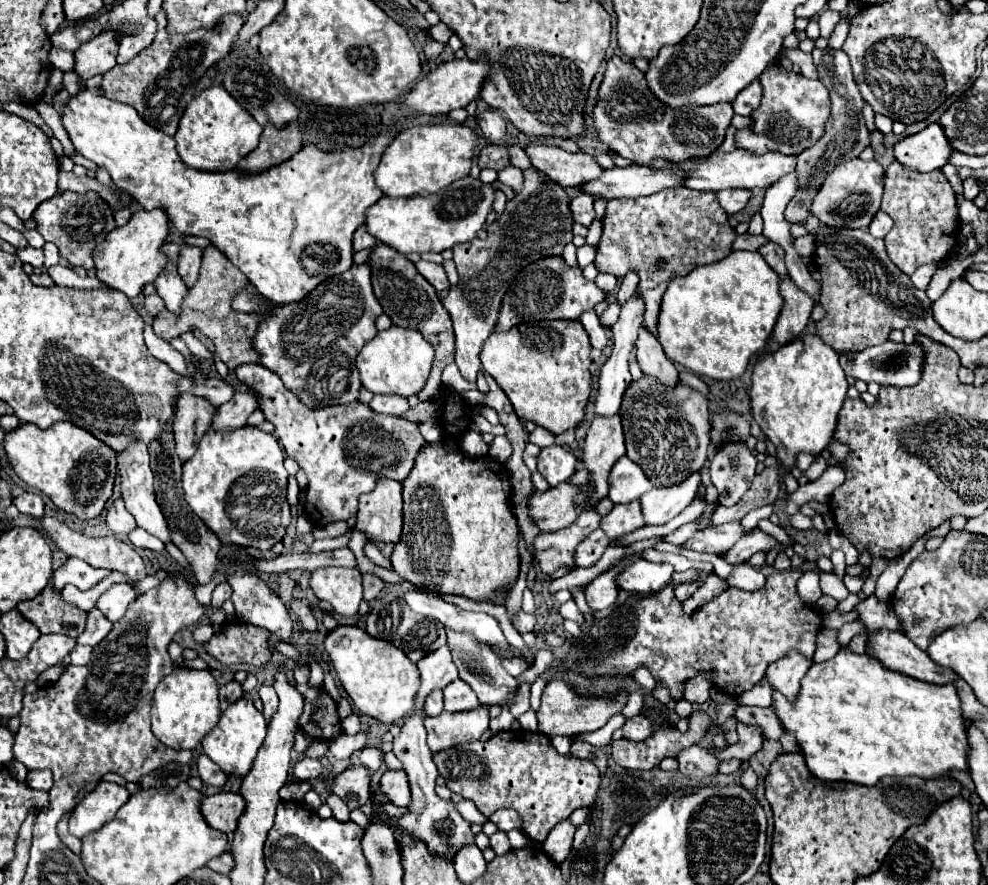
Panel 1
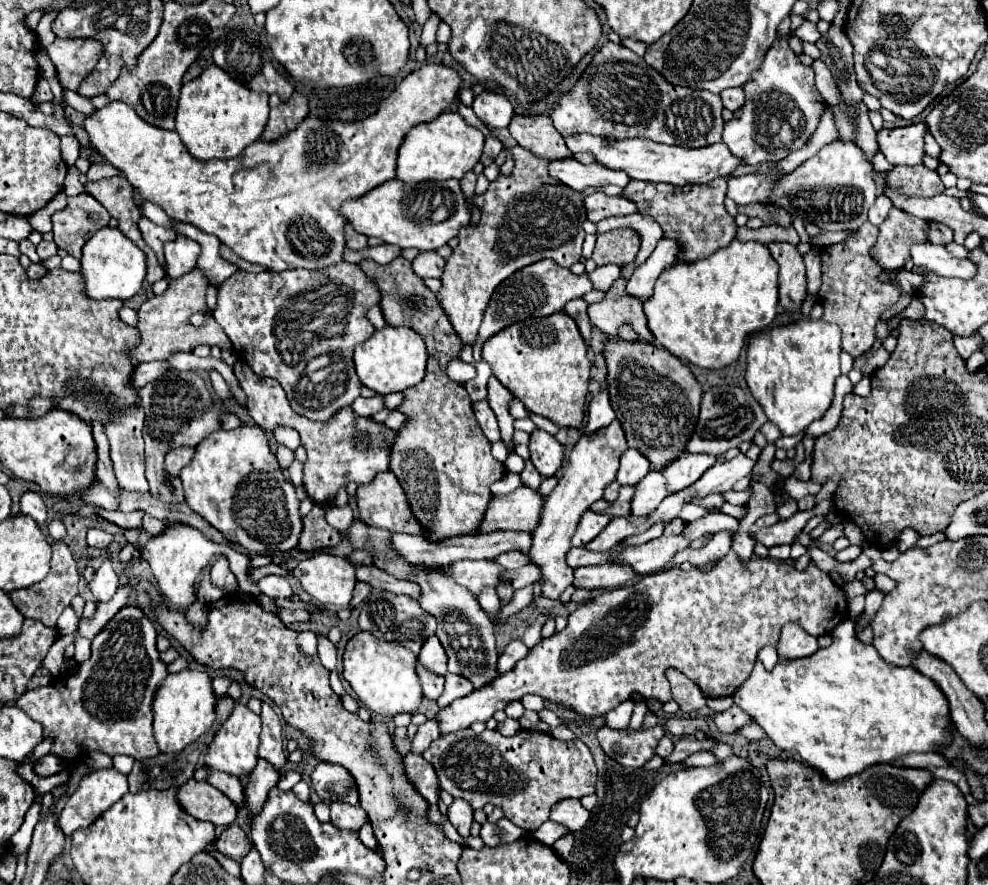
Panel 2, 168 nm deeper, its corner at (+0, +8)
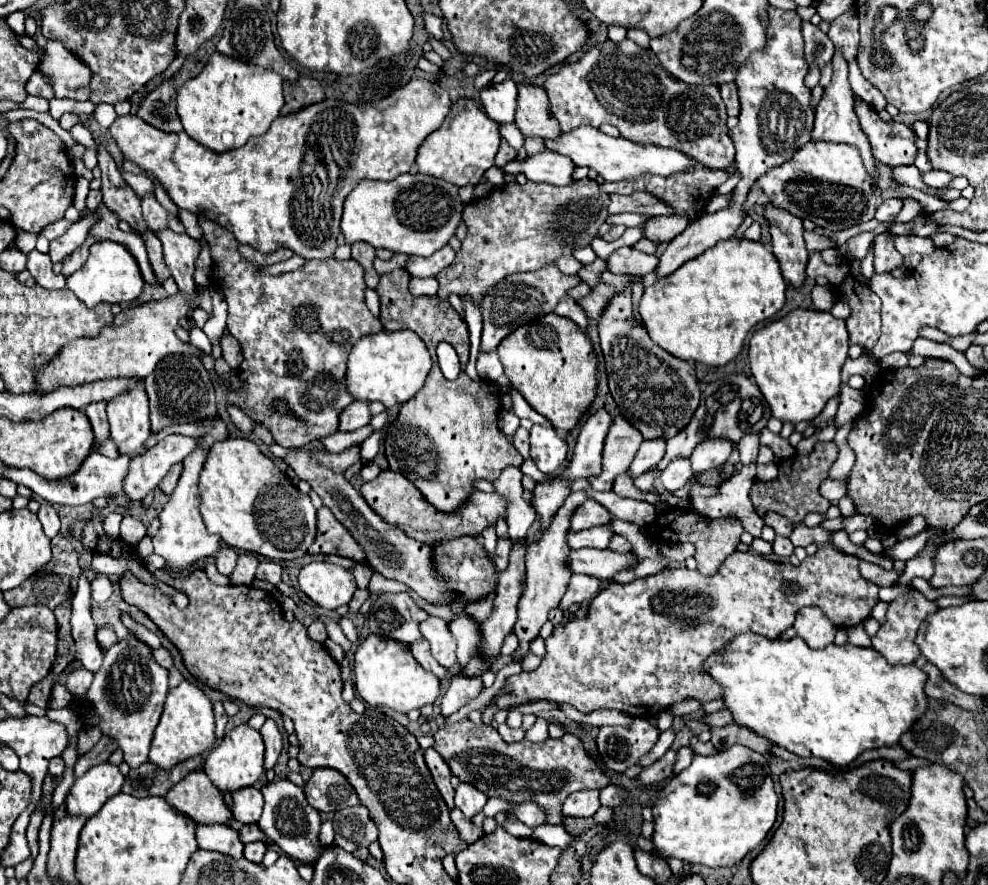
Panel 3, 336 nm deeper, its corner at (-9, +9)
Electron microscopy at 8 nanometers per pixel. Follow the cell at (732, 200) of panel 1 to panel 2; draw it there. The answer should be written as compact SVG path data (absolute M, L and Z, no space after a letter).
M833 141L825 145L815 157L807 159L799 169L783 173L777 183L773 183L767 173L749 173L743 177L731 177L727 197L737 205L761 203L761 205L781 205L793 217L801 217L807 223L817 225L821 231L843 231L859 229L867 221L867 209L875 201L875 181L869 161L863 157L851 141Z

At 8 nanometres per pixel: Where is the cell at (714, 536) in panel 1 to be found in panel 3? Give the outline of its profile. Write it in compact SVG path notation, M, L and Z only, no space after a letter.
M582 548L572 550L570 556L570 568L576 574L588 574L602 580L612 580L620 570L632 570L638 564L638 556L634 552L614 552L610 548L606 550L594 550L594 548Z

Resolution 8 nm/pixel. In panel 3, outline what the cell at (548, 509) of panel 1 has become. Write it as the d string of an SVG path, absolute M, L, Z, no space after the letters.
M382 470L378 478L364 482L360 492L364 500L368 502L368 506L380 518L384 518L388 524L404 530L408 536L422 540L426 544L434 544L440 540L452 540L460 536L480 536L482 530L486 530L488 526L496 526L498 518L500 516L506 518L506 512L508 512L508 500L504 496L496 492L484 494L476 490L476 494L472 494L472 500L468 500L468 504L464 504L460 512L442 514L436 508L432 508L432 504L428 504L424 496L420 496L420 490L410 480L406 480L400 472L394 472L394 470Z

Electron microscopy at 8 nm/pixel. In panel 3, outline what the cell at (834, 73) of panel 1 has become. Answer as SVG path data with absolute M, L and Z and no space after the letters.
M844 12L838 16L834 22L830 22L830 32L828 32L834 48L842 52L846 62L856 60L858 46L860 46L860 34L858 34L858 20L856 12Z

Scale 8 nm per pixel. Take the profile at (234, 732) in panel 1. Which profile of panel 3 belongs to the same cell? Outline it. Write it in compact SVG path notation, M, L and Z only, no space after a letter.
M240 724L226 732L220 746L214 748L204 760L204 772L214 782L218 790L238 790L244 786L252 786L264 772L264 740L262 734L248 724Z

